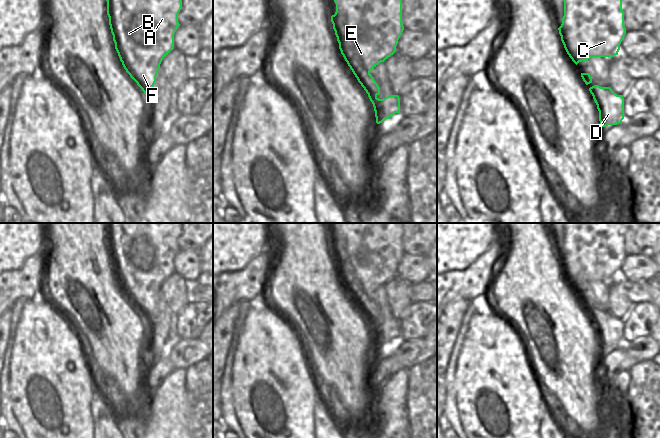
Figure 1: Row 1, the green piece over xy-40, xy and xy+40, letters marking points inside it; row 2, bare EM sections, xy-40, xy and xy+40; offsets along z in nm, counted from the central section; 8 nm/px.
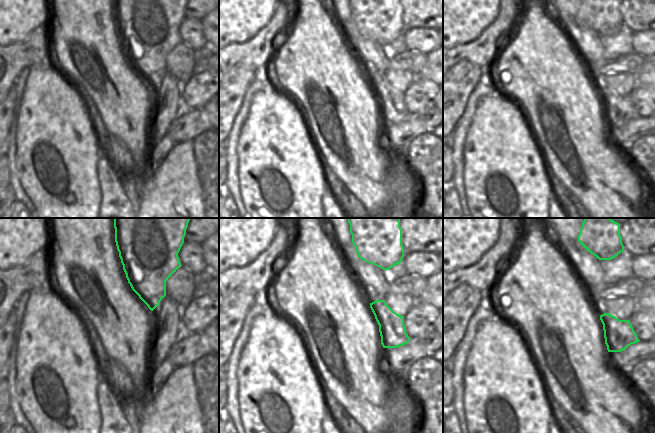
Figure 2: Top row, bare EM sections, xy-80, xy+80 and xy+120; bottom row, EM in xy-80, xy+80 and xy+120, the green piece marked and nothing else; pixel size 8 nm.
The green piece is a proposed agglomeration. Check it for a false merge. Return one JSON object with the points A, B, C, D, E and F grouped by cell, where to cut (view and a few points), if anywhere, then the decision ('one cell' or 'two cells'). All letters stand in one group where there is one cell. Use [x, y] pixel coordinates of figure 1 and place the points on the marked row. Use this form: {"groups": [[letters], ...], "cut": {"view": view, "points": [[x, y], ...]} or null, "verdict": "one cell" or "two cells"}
{"groups": [["A", "B", "C", "D", "E", "F"]], "cut": null, "verdict": "one cell"}

